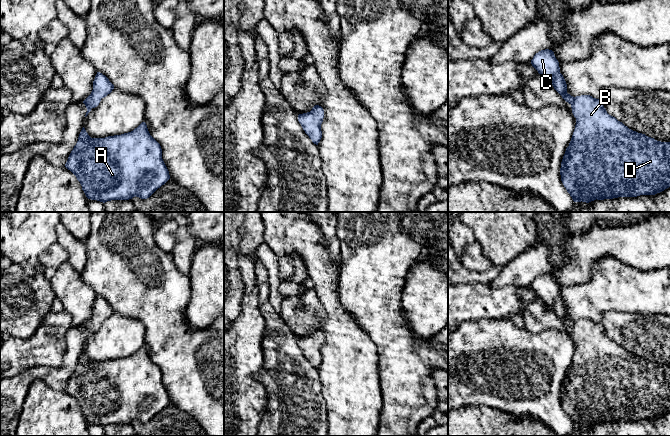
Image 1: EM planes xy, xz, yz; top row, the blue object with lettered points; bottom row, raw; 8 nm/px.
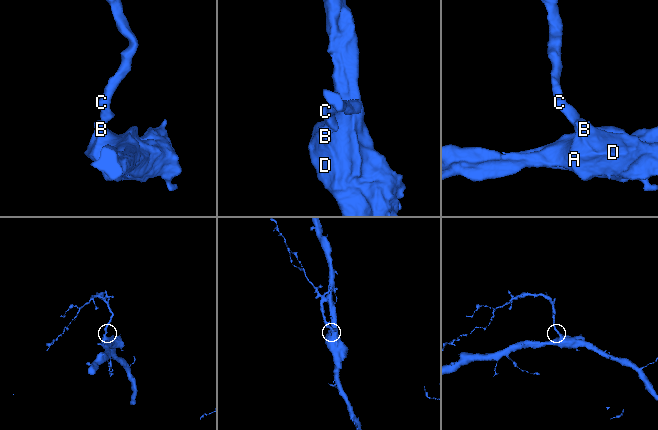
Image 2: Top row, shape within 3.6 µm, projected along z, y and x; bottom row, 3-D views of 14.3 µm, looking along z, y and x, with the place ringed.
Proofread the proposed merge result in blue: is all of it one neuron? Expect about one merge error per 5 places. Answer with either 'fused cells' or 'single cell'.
single cell

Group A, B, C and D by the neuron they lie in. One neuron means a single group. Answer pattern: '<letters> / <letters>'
A B C D

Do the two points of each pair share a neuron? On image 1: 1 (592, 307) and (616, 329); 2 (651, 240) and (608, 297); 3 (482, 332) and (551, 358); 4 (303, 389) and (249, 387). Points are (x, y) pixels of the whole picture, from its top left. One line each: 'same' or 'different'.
1: different
2: different
3: same
4: different

